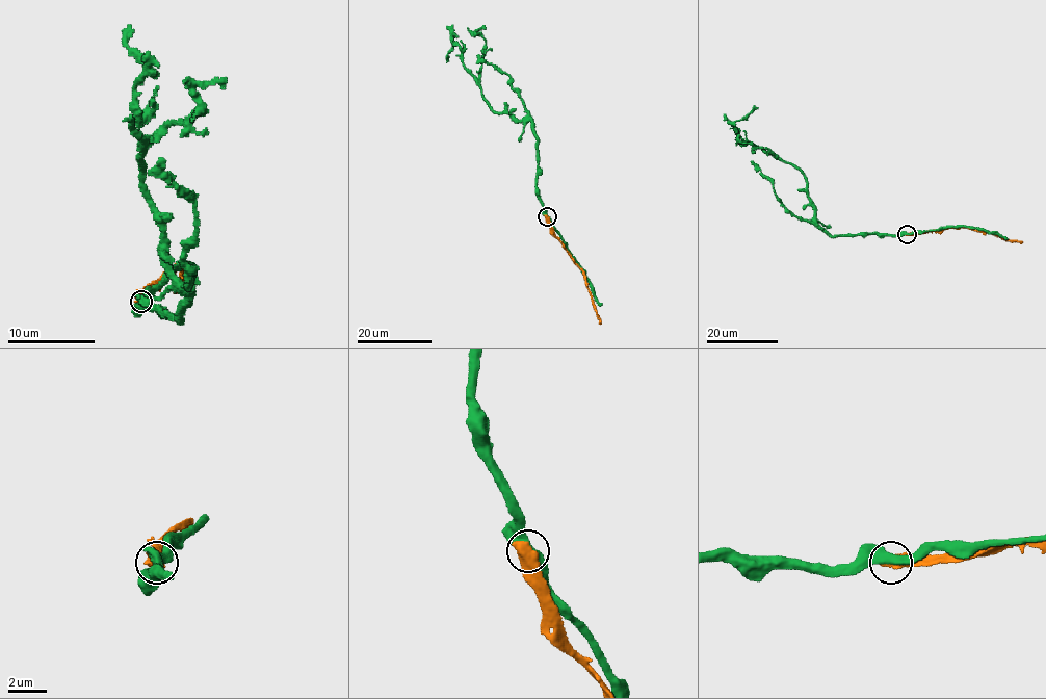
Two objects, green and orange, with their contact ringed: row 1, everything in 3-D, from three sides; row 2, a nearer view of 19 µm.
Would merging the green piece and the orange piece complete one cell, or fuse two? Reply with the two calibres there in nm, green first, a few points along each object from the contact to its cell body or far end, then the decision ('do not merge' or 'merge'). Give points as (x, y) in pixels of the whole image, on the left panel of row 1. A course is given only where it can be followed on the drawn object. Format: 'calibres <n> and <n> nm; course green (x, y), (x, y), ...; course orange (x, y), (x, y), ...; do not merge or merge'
calibres 440 and 600 nm; course green (141, 301), (139, 308), (182, 319), (185, 290), (132, 124), (142, 119), (134, 87), (148, 72), (122, 30); course orange (141, 301), (137, 300), (150, 286), (184, 266), (179, 287), (175, 286), (179, 288); do not merge

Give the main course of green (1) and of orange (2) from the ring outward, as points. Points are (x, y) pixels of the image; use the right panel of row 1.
1: (907, 234), (831, 236), (816, 223), (804, 175), (757, 146), (739, 141), (733, 123), (746, 119), (758, 107)
2: (907, 234), (970, 228), (1023, 241)

